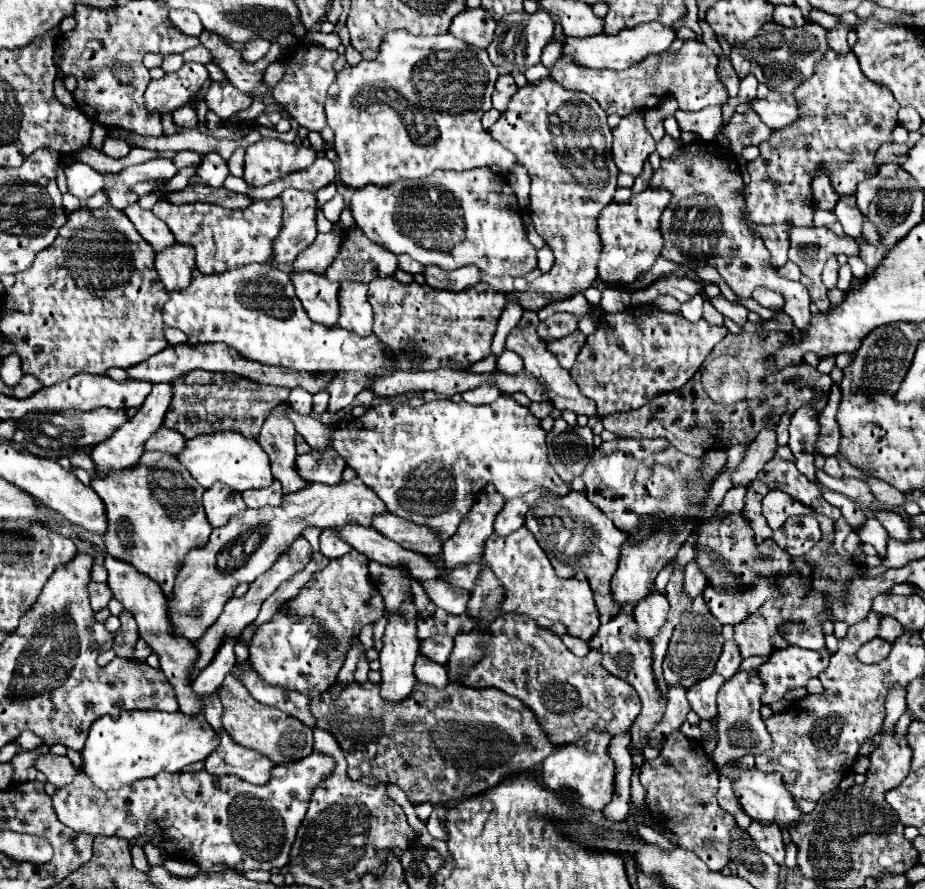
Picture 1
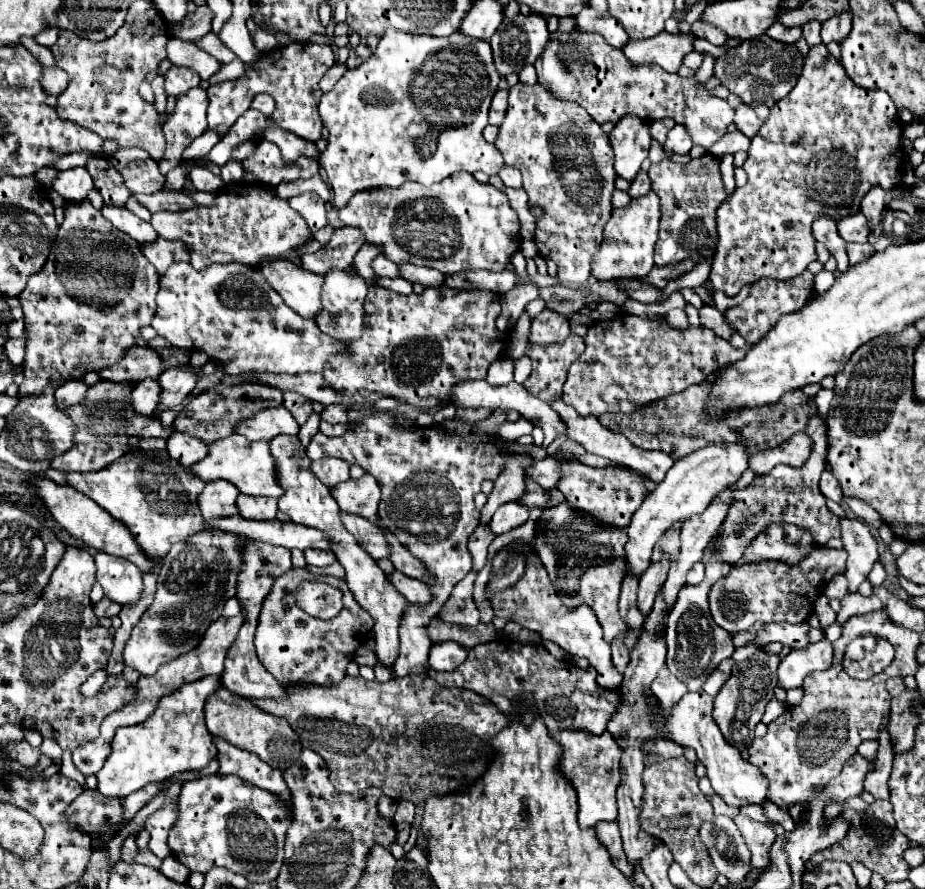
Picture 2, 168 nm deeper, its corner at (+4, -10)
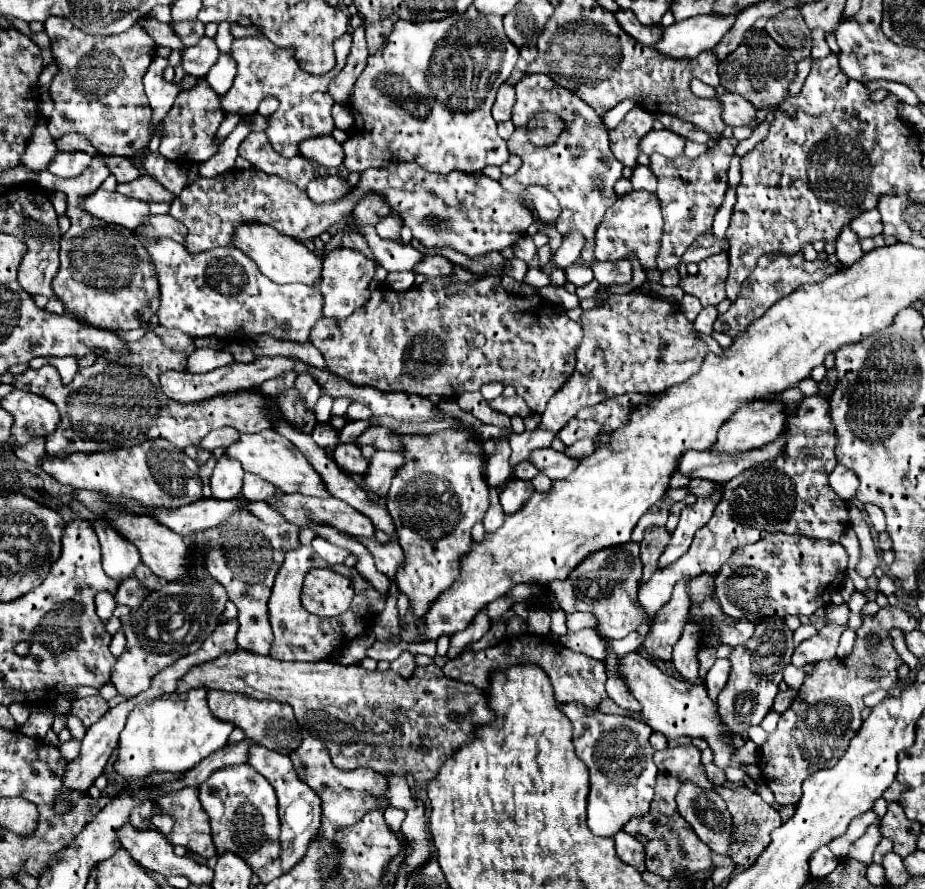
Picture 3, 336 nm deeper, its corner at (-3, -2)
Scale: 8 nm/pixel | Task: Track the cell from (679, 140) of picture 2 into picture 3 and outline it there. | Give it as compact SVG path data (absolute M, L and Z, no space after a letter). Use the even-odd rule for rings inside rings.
M653 130L651 134L647 134L647 138L643 138L643 152L645 154L657 152L667 158L677 158L677 156L683 156L685 144L687 144L687 138L677 136L675 132Z

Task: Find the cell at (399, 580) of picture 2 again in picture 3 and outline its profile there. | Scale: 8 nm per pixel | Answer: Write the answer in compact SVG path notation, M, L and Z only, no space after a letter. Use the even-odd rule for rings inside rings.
M359 538L363 542L367 542L371 554L375 556L375 566L379 566L379 570L383 570L383 574L387 574L389 578L395 578L399 568L405 564L405 552L397 542L387 542L387 544L379 544L375 538Z

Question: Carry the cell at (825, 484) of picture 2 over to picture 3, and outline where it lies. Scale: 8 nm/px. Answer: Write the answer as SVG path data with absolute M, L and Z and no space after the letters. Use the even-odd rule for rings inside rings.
M837 464L835 470L829 474L829 486L833 488L833 492L843 498L843 500L851 500L857 492L857 486L859 486L859 480L855 476L853 470L847 470L845 466Z

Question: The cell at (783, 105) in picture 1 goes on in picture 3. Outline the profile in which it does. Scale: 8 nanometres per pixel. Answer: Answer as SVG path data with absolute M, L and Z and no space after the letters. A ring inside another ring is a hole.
M739 94L717 96L723 102L723 120L729 126L751 126L757 120L757 108Z

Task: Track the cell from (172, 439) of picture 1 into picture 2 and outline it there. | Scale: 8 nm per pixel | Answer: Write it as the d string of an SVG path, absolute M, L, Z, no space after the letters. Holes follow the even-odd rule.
M176 432L176 434L172 434L172 438L168 438L168 452L184 468L190 468L192 464L200 462L200 458L204 458L204 454L208 454L208 444L202 438L196 438L192 434Z

